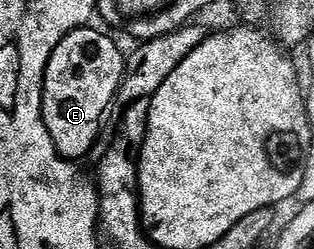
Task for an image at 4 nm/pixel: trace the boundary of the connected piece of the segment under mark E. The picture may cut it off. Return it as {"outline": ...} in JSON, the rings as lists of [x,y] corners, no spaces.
{"outline":[[[82,27],[70,31],[59,43],[59,47],[55,47],[45,72],[45,86],[41,100],[43,119],[47,123],[47,131],[55,143],[55,147],[66,159],[88,158],[92,145],[96,143],[102,124],[106,120],[105,112],[112,107],[113,101],[115,105],[121,92],[121,85],[125,82],[126,54],[121,54],[120,47],[107,34],[100,33],[99,30],[93,28]]]}

